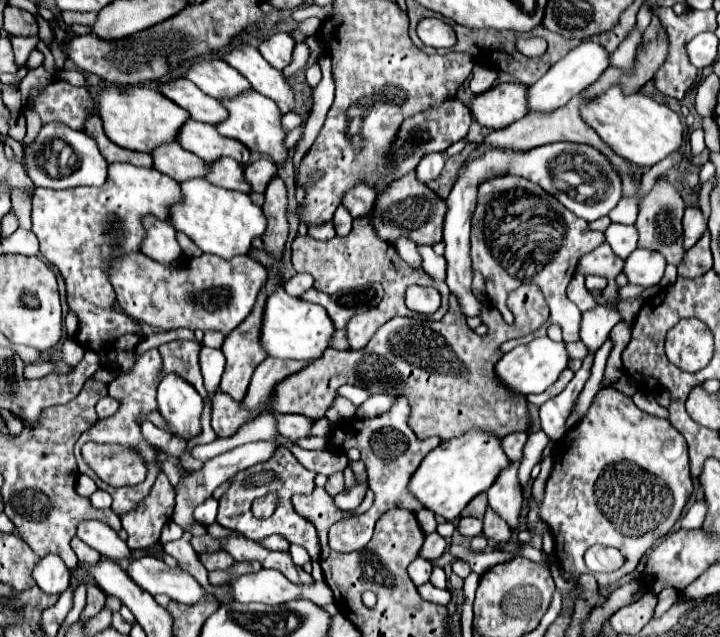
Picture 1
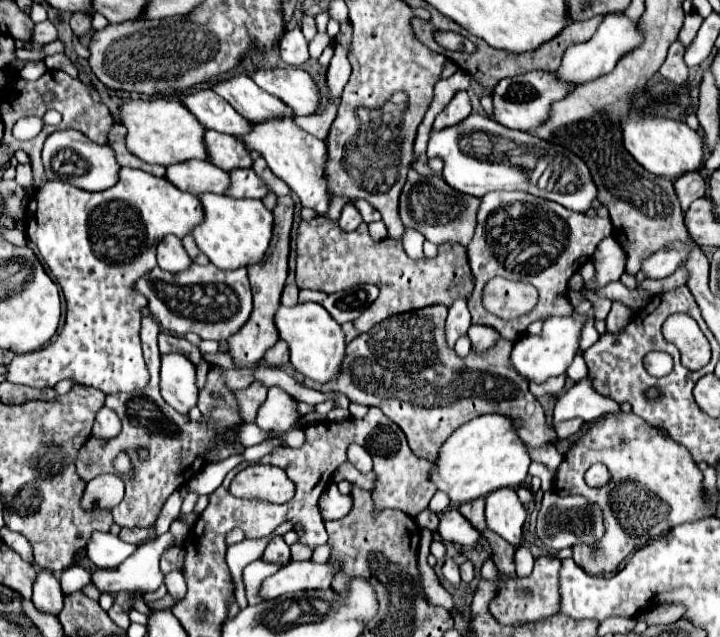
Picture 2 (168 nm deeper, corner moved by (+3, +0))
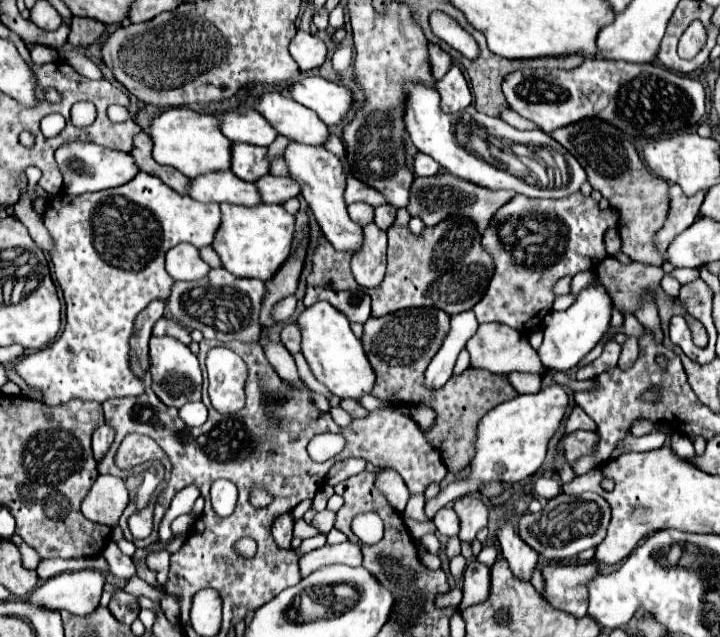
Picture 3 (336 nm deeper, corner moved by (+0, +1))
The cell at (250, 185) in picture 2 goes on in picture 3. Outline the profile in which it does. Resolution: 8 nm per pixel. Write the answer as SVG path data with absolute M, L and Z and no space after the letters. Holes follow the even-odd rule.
M264 176L256 182L262 202L264 204L284 204L290 198L300 196L300 184L296 184L296 180L292 180L290 176L286 178L278 178L278 176Z

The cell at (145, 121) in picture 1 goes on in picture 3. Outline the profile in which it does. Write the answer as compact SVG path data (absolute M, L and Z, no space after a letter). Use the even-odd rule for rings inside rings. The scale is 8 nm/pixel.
M168 108L152 122L150 136L154 140L154 160L180 170L188 178L202 172L230 170L232 142L220 132L220 124L216 124L216 116L212 114L200 114L190 108Z

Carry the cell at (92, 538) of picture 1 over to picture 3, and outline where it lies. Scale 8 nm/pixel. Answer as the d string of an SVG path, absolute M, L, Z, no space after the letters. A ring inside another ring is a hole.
M108 540L102 556L108 560L110 572L112 572L114 576L118 576L118 578L122 578L122 580L130 580L132 576L136 576L136 564L132 562L130 556L124 556L124 554L118 550L118 546L116 546L114 540Z

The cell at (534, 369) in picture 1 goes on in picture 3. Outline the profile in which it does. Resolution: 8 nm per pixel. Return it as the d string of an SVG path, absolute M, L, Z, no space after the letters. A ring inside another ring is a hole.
M594 276L594 284L584 288L576 302L564 310L564 312L550 312L544 322L542 322L542 332L544 332L544 342L538 350L538 356L542 364L550 370L558 372L568 372L574 368L596 344L598 340L608 332L610 328L610 316L612 316L612 298L604 284L600 284L598 276Z

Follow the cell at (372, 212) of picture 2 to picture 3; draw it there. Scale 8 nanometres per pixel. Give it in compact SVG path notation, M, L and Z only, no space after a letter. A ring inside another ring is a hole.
M390 204L378 206L378 208L374 210L374 222L376 222L376 226L378 226L380 230L388 230L388 228L394 224L394 220L396 220L396 210L398 210L398 208L392 208Z

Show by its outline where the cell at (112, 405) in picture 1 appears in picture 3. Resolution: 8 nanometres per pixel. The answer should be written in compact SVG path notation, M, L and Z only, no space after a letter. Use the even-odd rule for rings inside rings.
M108 424L96 428L96 432L92 434L92 450L94 450L96 462L102 460L104 452L108 452L108 446L112 444L112 440L114 440L114 430Z

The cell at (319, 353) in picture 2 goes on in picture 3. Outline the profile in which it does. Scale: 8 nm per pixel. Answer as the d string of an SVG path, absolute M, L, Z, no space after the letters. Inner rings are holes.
M318 302L306 308L298 320L302 330L302 354L312 368L312 374L338 398L362 398L372 392L376 374L368 364L362 342L354 336L350 322L340 310L328 302Z

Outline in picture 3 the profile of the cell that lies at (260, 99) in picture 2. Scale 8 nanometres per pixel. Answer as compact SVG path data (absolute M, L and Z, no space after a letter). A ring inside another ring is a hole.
M278 92L260 96L256 110L278 130L278 134L312 146L324 146L330 132L316 112L304 108L296 100L290 100Z

